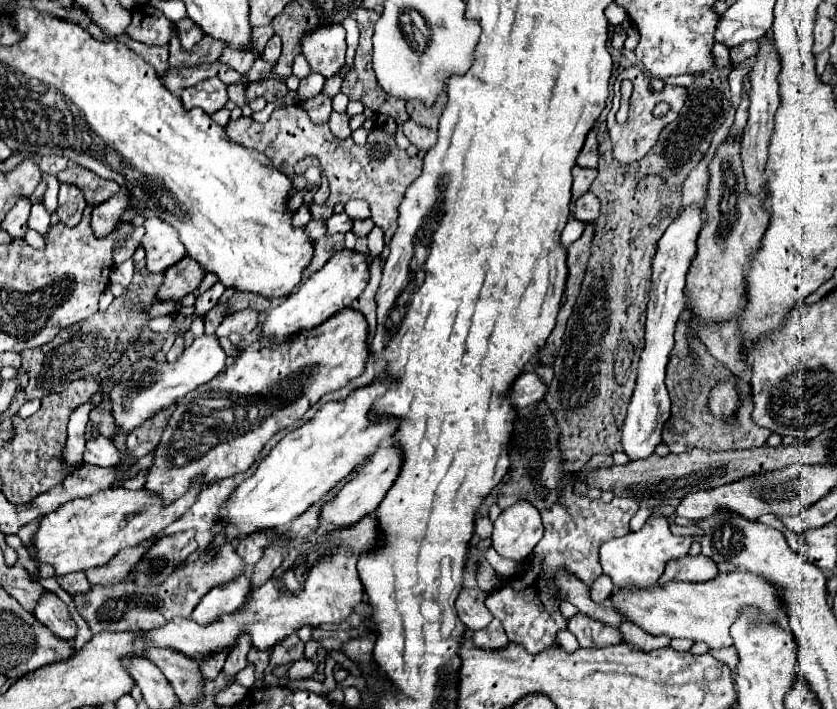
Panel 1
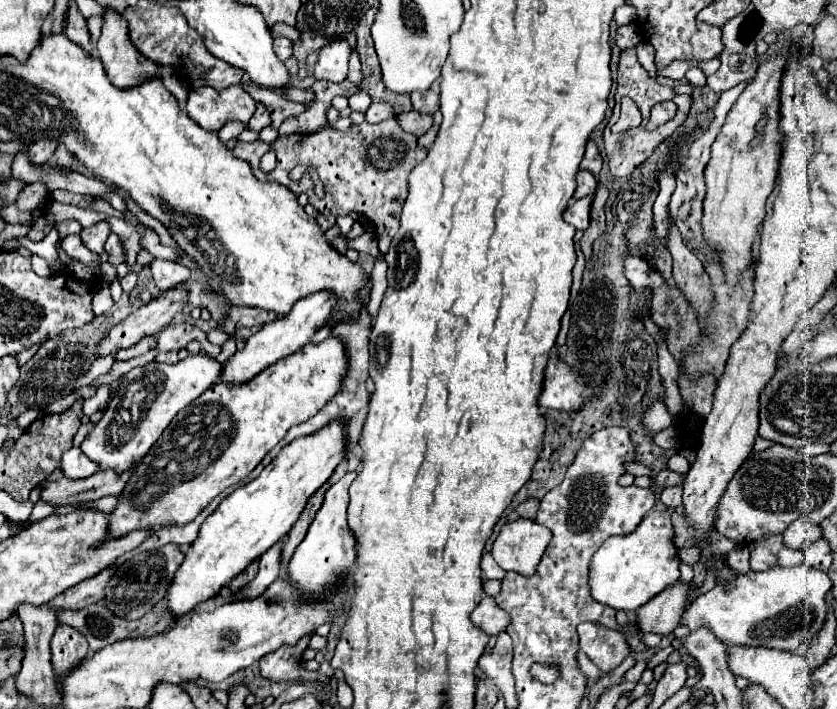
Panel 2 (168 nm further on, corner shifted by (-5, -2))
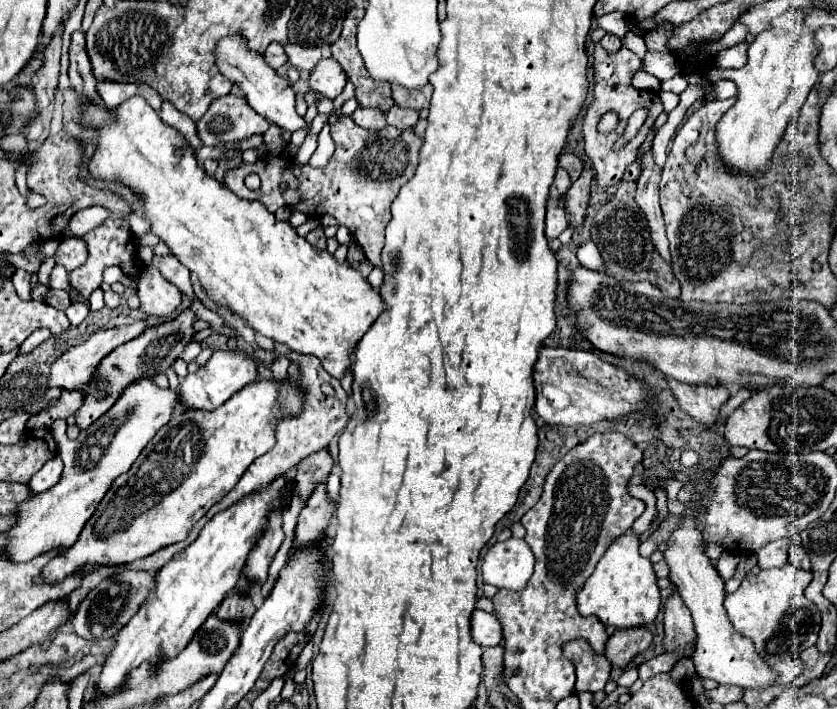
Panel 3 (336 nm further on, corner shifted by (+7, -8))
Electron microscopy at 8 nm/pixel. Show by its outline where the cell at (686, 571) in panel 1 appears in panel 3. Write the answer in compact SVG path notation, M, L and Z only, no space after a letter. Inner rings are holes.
M628 627L628 631L614 631L608 639L606 657L614 667L624 667L630 659L650 647L654 633L648 627Z

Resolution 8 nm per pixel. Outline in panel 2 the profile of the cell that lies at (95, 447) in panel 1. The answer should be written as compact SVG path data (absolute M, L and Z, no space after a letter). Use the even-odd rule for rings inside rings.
M72 447L64 453L60 461L60 471L68 479L84 479L94 475L98 469L96 465L92 465L92 461L88 461L88 457L84 457L84 453L80 453L78 447Z

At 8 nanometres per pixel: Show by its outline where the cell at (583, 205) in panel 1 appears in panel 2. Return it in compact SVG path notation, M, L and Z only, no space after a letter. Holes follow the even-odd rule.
M590 195L582 197L582 199L574 201L574 203L570 203L566 207L566 211L564 211L564 221L570 223L570 225L574 225L576 229L584 231L588 227L588 205L590 203L592 203Z

